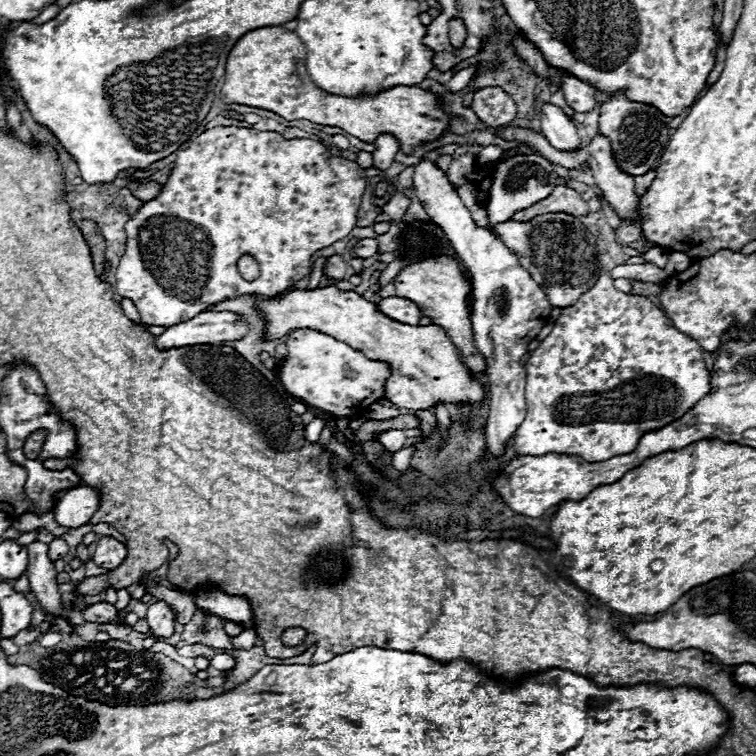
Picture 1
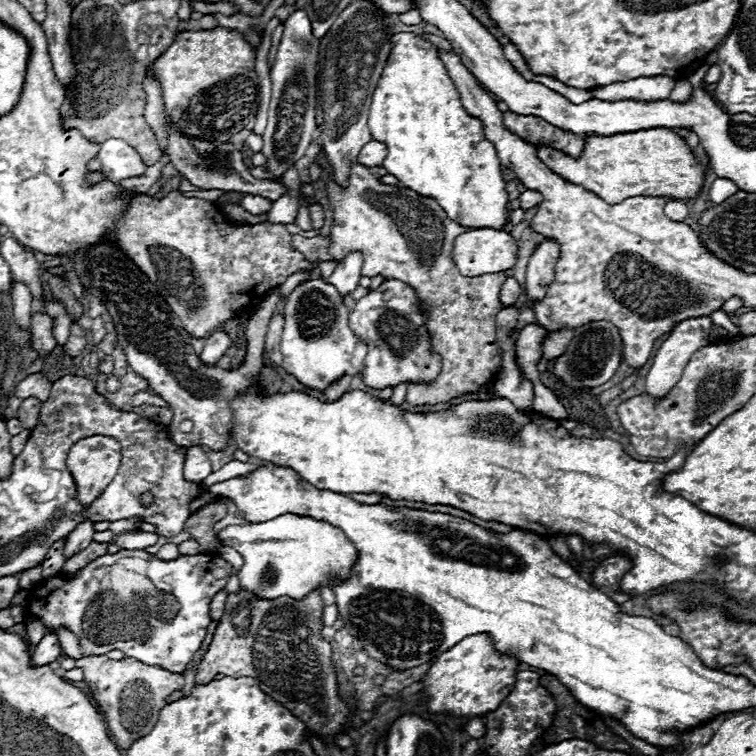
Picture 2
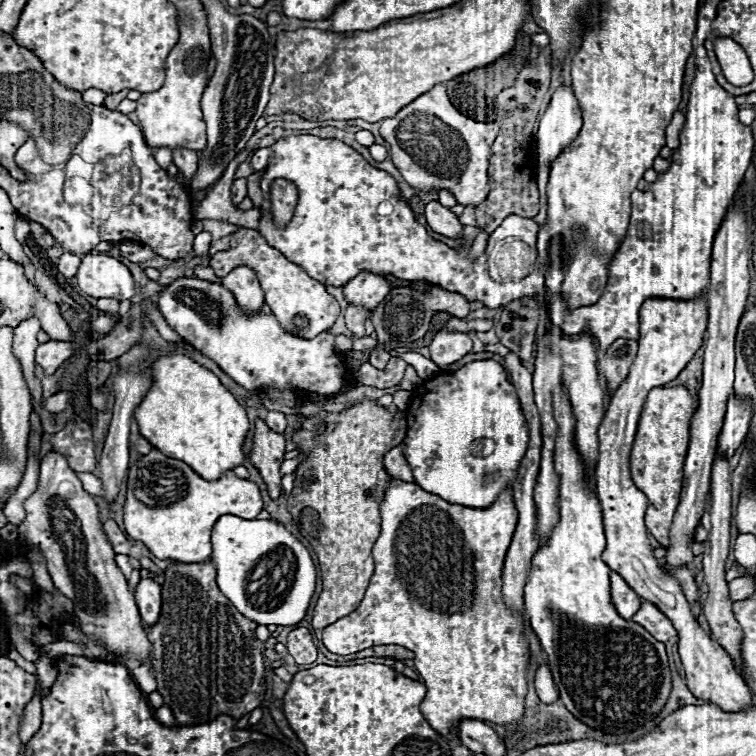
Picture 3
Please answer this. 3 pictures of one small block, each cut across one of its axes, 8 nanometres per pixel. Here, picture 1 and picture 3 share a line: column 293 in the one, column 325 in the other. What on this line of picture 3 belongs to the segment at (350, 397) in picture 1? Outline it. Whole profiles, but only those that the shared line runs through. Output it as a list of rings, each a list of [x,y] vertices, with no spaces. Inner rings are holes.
[[[178,278],[158,292],[158,308],[180,338],[214,360],[246,390],[272,386],[294,390],[298,394],[316,392],[320,396],[330,396],[340,392],[344,384],[346,362],[344,356],[334,350],[336,334],[322,332],[312,340],[304,340],[286,334],[274,314],[260,312],[244,316],[236,310],[234,296],[222,284],[212,284],[200,278]]]

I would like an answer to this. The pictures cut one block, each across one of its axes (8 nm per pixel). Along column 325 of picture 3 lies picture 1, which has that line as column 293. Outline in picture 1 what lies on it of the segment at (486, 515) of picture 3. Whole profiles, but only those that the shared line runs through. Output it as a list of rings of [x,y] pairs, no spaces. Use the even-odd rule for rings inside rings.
[[[290,628],[284,632],[284,644],[286,646],[296,646],[296,644],[302,644],[306,632],[302,628]]]

